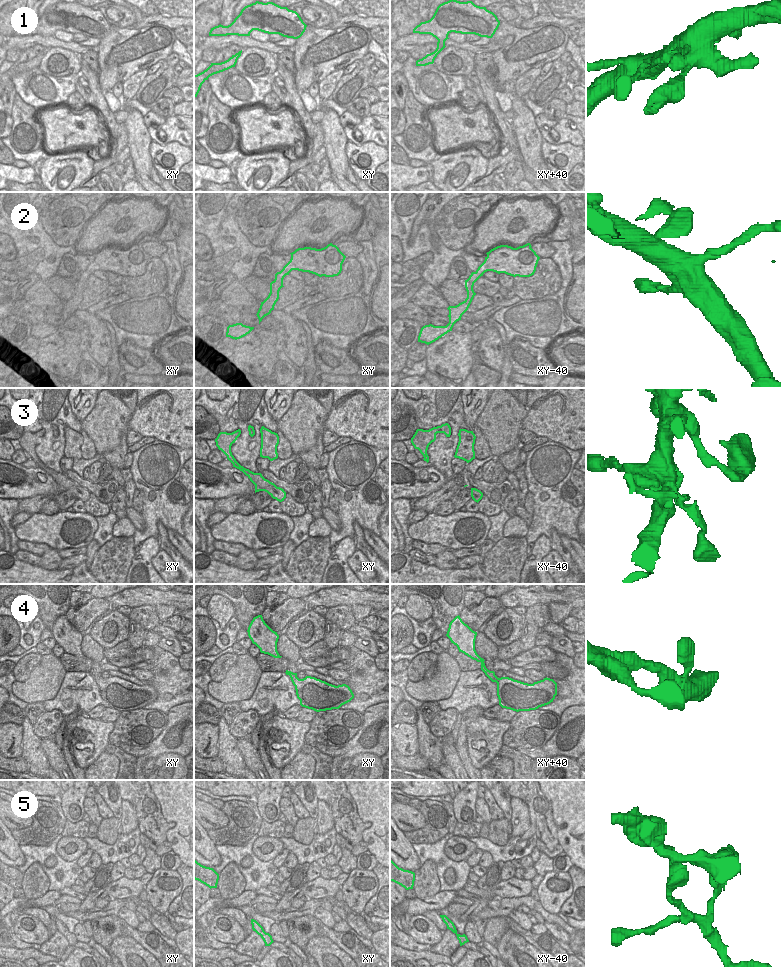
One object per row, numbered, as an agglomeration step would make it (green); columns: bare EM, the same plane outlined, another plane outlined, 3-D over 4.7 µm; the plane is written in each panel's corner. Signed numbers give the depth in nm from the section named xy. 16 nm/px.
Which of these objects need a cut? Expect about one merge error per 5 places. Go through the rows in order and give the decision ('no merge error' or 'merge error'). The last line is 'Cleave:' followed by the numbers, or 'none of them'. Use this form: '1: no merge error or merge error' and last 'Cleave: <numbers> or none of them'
1: no merge error
2: no merge error
3: no merge error
4: no merge error
5: no merge error
Cleave: none of them

